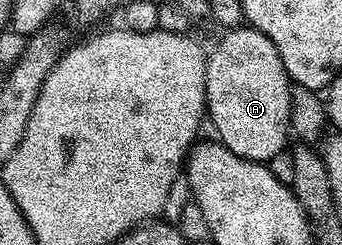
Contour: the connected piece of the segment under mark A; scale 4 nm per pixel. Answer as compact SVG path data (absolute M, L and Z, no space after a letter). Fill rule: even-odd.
M242 24L236 30L225 30L217 47L207 54L205 64L205 105L207 118L217 129L216 137L235 156L249 162L268 163L269 159L286 149L291 131L291 79L275 52L275 44L254 30Z

